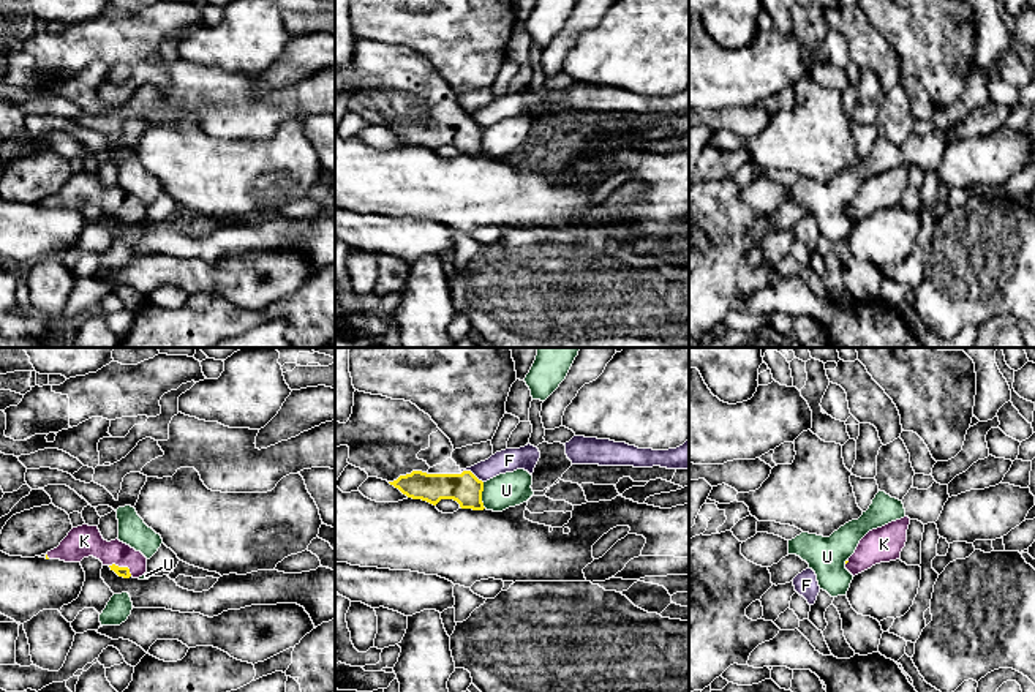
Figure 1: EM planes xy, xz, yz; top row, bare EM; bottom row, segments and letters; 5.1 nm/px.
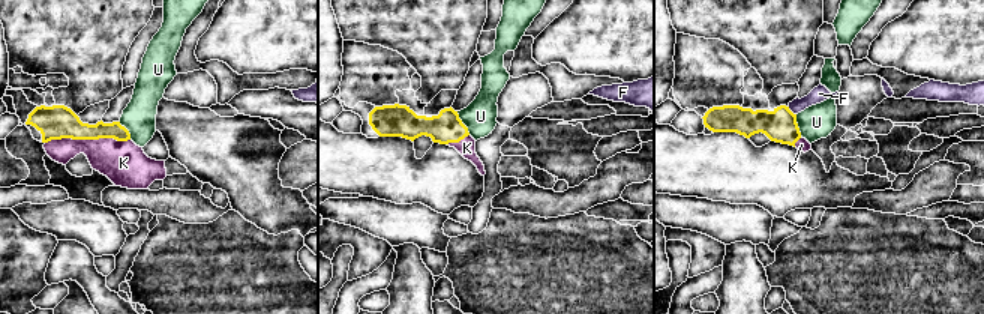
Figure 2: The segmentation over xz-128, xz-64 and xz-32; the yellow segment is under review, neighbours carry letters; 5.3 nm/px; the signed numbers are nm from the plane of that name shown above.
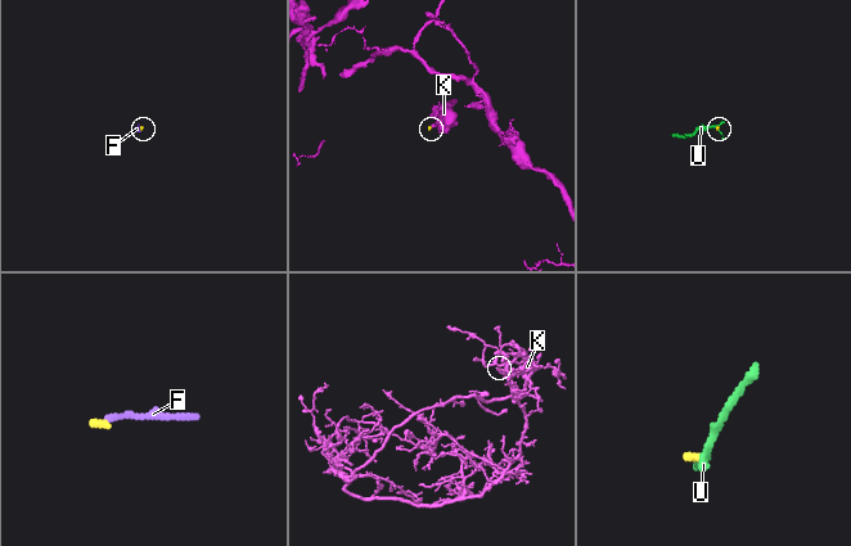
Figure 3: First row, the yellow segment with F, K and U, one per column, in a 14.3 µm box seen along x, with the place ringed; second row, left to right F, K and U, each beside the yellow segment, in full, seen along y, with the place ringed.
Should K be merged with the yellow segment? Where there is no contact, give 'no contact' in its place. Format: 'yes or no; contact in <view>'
yes; contact in xy

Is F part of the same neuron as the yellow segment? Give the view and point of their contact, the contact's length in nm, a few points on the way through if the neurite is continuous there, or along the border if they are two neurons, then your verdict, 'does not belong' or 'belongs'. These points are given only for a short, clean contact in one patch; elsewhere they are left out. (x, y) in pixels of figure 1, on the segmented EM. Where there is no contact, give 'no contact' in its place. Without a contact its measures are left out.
xz (471, 473) | 130 nm | along xz (462, 471), (471, 471), (482, 482) | does not belong

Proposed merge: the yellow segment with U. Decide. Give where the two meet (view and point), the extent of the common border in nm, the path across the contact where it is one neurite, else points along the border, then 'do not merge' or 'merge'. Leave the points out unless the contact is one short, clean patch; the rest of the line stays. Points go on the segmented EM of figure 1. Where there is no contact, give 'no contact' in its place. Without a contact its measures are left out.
contact xz (481, 495); length 140 nm; border xz (482, 482), (482, 504), (485, 507); do not merge

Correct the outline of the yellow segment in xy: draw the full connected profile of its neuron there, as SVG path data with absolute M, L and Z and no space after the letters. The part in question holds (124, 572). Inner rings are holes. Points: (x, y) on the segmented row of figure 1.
M88 525L73 528L57 548L47 551L46 559L81 562L88 556L100 559L123 578L139 578L147 572L147 558L141 551L119 539L104 540L98 526Z

